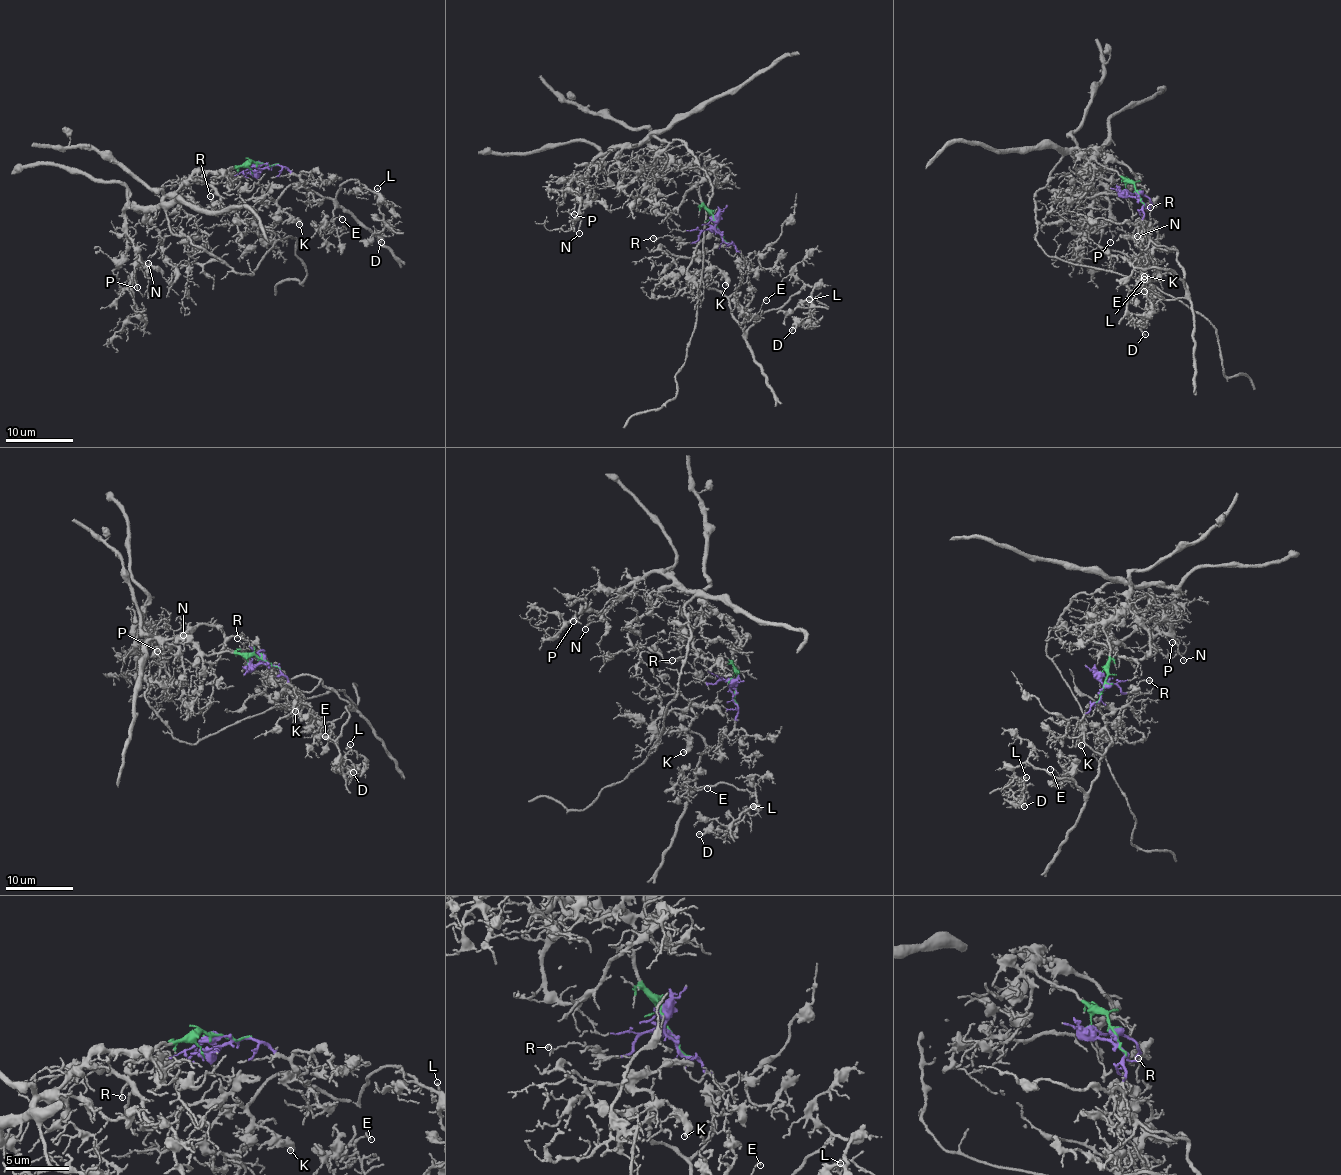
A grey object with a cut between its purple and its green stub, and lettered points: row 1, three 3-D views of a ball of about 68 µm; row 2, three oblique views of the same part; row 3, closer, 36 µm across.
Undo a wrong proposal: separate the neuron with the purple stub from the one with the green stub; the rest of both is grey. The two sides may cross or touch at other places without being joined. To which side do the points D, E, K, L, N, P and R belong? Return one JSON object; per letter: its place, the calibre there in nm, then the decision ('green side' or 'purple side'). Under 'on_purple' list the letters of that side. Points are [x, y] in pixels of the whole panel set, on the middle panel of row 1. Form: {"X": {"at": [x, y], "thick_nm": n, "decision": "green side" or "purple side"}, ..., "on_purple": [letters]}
{"D": {"at": [792, 330], "thick_nm": 180, "decision": "purple side"}, "E": {"at": [766, 300], "thick_nm": 100, "decision": "purple side"}, "K": {"at": [725, 285], "thick_nm": 420, "decision": "purple side"}, "L": {"at": [809, 299], "thick_nm": 130, "decision": "purple side"}, "N": {"at": [579, 233], "thick_nm": 140, "decision": "green side"}, "P": {"at": [574, 214], "thick_nm": 110, "decision": "green side"}, "R": {"at": [653, 238], "thick_nm": 110, "decision": "purple side"}, "on_purple": ["D", "E", "K", "L", "R"]}

